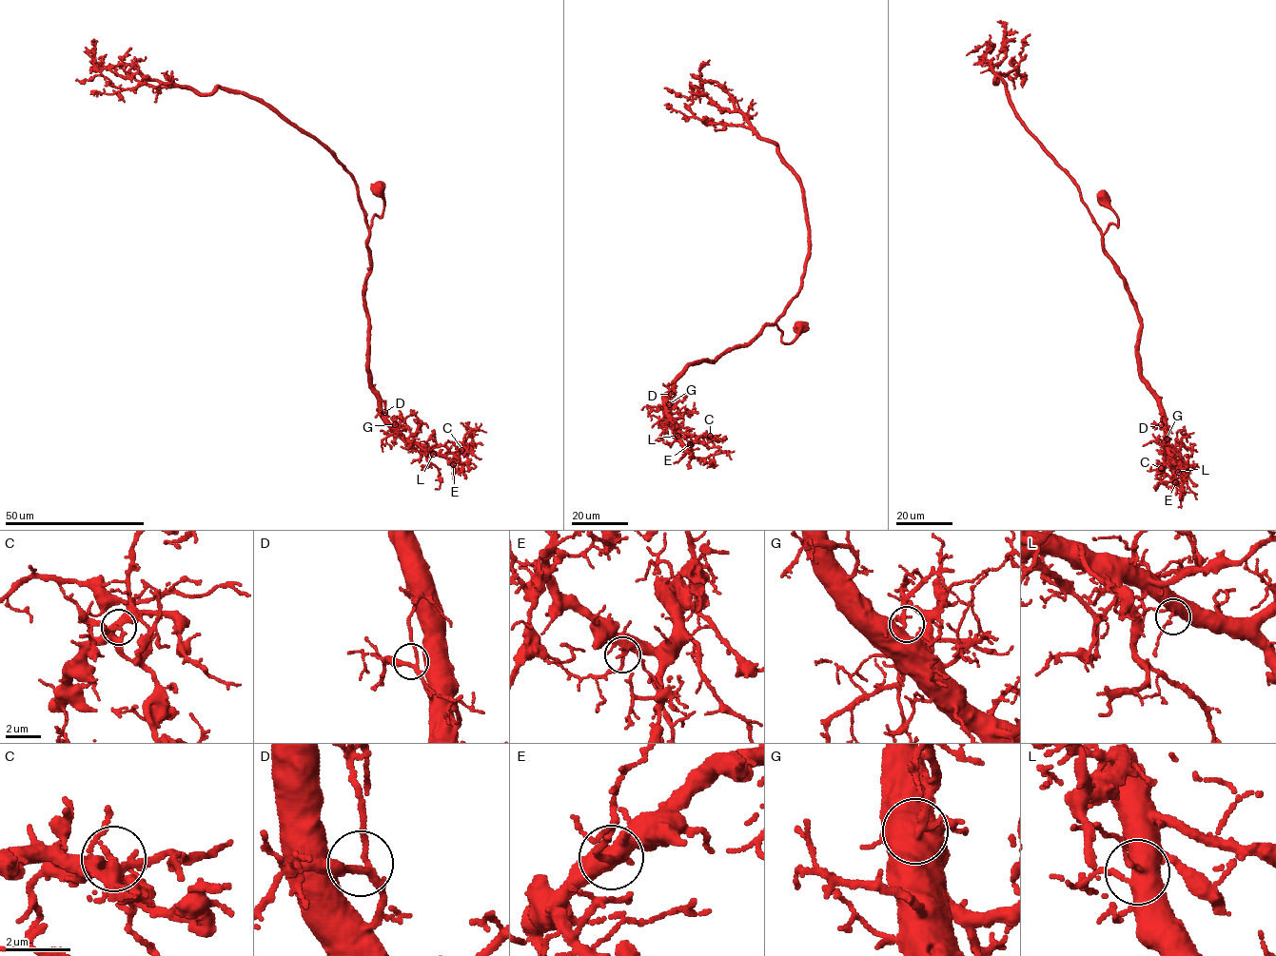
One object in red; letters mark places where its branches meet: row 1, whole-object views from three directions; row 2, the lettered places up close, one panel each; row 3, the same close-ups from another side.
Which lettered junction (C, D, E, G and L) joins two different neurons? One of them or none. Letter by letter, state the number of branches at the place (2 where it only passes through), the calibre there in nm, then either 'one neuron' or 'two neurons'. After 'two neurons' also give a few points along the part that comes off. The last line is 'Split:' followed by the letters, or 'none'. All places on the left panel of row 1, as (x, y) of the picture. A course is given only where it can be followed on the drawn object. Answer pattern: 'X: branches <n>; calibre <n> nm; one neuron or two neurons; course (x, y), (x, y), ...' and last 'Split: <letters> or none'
C: branches 3; calibre 260 nm; two neurons; course (461, 449), (467, 458), (468, 467), (474, 467), (473, 463)
D: branches 3; calibre 200 nm; one neuron
E: branches 3; calibre 240 nm; one neuron
G: branches 3; calibre 320 nm; one neuron
L: branches 3; calibre 300 nm; one neuron
Split: C

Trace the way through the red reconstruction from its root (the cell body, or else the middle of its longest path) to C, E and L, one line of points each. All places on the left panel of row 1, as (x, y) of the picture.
C: (378, 185), (383, 212), (369, 228), (364, 296), (370, 382), (381, 414), (402, 435), (461, 449)
E: (378, 185), (383, 212), (374, 215), (369, 228), (364, 296), (370, 382), (382, 417), (453, 464)
L: (378, 185), (383, 212), (374, 215), (369, 228), (371, 262), (364, 296), (370, 382), (382, 417), (433, 454)

